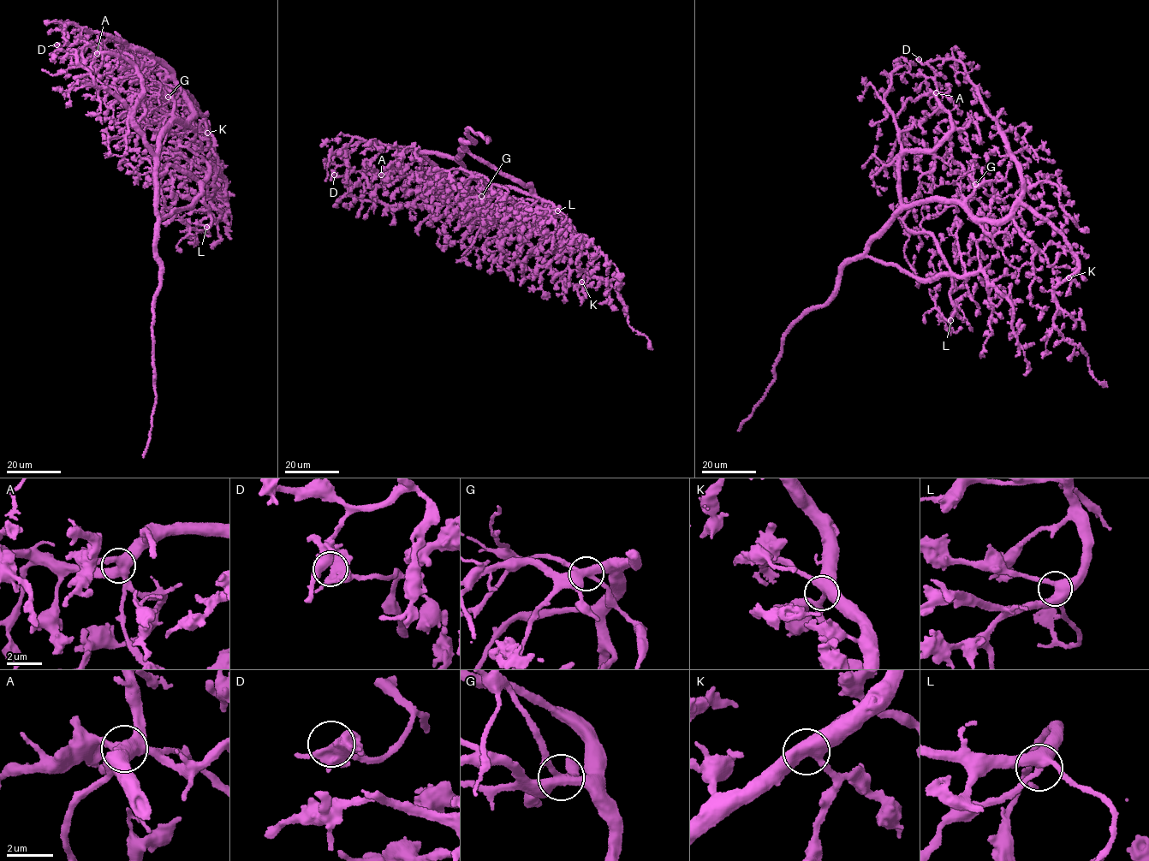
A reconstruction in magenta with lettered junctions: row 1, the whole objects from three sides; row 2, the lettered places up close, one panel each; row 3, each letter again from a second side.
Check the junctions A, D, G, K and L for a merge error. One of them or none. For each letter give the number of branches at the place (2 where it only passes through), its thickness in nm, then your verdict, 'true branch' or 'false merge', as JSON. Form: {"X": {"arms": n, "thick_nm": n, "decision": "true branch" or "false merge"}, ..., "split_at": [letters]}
{"A": {"arms": 4, "thick_nm": 420, "decision": "true branch"}, "D": {"arms": 4, "thick_nm": 480, "decision": "true branch"}, "G": {"arms": 4, "thick_nm": 400, "decision": "false merge"}, "K": {"arms": 4, "thick_nm": 480, "decision": "true branch"}, "L": {"arms": 4, "thick_nm": 460, "decision": "true branch"}, "split_at": ["G"]}

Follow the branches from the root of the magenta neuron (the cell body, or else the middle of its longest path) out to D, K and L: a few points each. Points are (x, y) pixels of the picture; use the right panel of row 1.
D: (932, 199), (996, 221), (1015, 205), (1021, 183), (998, 124), (963, 65), (939, 59), (923, 64), (919, 59)
K: (932, 199), (956, 203), (979, 218), (996, 221), (1008, 218), (1024, 204), (1071, 248), (1078, 267), (1068, 277)
L: (932, 199), (897, 214), (872, 242), (866, 255), (918, 278), (928, 280), (949, 275), (955, 310), (950, 320)

